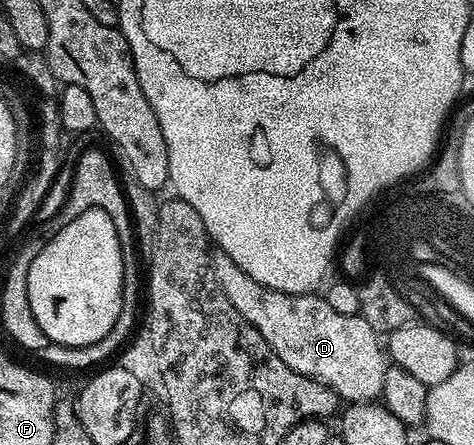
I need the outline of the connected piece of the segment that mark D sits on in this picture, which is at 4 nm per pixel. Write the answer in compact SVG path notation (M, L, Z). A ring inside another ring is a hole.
M221 251L213 255L212 268L234 310L270 342L286 366L333 388L344 402L372 402L383 393L386 352L381 337L361 315L338 314L320 294L279 292L262 286Z

